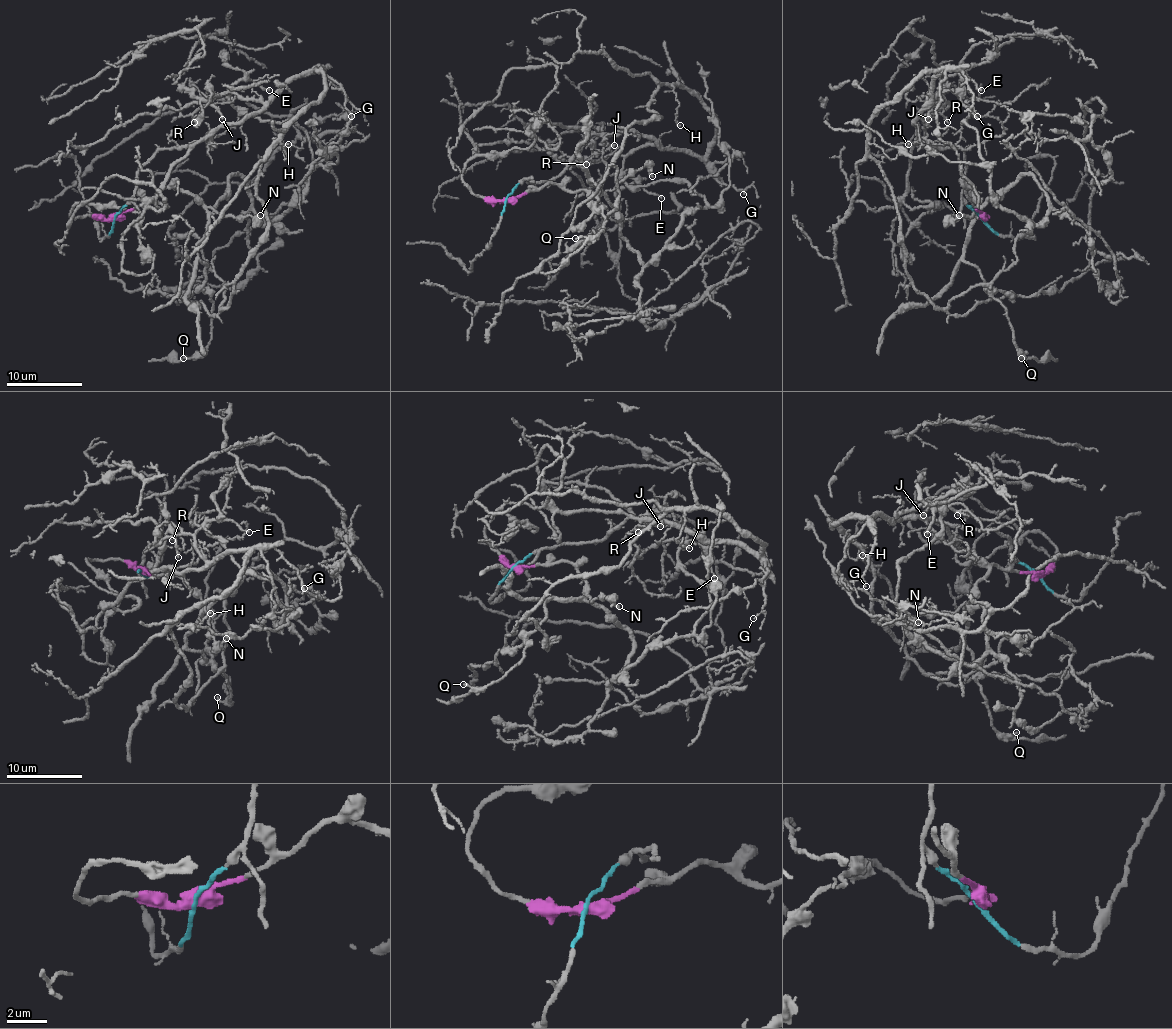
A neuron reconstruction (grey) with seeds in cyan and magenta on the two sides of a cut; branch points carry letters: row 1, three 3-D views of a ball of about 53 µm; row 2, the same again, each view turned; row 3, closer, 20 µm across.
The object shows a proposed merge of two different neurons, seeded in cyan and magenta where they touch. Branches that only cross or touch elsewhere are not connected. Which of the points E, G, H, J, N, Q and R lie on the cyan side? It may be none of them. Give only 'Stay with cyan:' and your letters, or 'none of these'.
Stay with cyan: G, H, J, R

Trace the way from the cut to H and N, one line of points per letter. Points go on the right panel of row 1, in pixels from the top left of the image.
H: (982, 219), (961, 195), (965, 153), (918, 138), (938, 70), (869, 123), (869, 142), (891, 159), (908, 144)
N: (982, 219), (967, 195), (969, 187), (974, 191), (972, 197), (978, 204), (971, 215), (959, 215)

